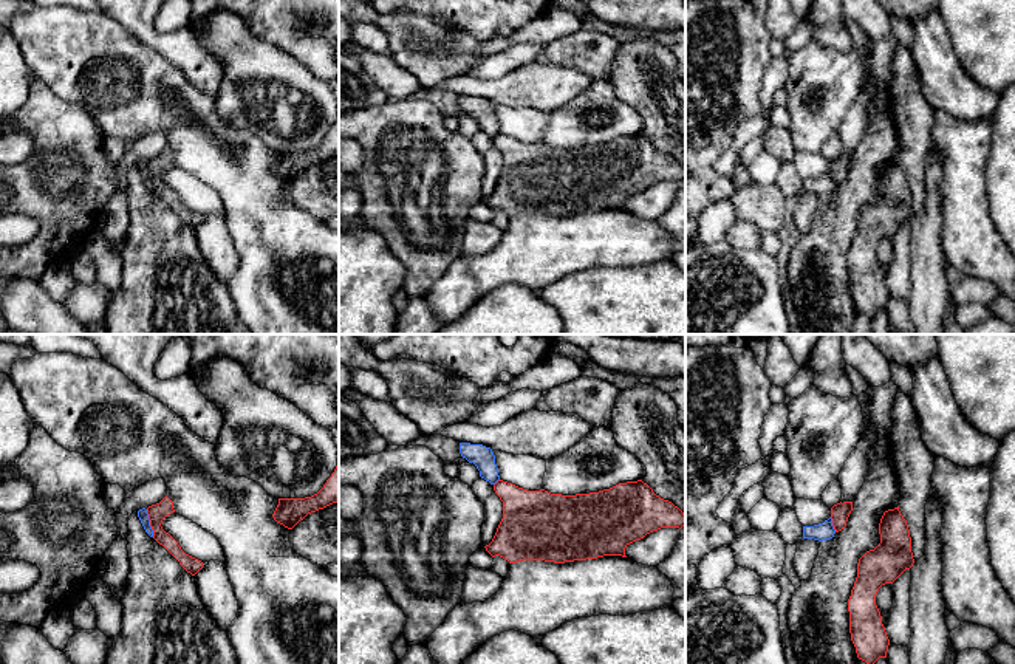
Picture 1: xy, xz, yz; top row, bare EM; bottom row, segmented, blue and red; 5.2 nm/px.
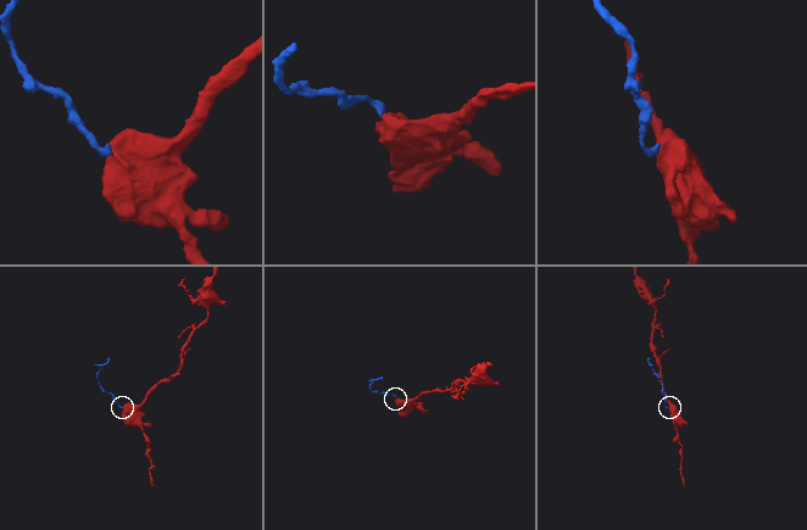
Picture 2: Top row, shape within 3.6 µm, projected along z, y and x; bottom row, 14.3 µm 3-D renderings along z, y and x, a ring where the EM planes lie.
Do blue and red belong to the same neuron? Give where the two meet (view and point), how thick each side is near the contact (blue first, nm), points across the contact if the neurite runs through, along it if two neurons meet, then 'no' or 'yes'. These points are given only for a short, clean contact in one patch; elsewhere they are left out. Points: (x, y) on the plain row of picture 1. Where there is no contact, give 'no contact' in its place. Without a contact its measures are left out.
meets blue in xy at (149, 177); 50 nm thick on the blue side, 100 nm on the other; border along xy (146, 163), (153, 189); no

